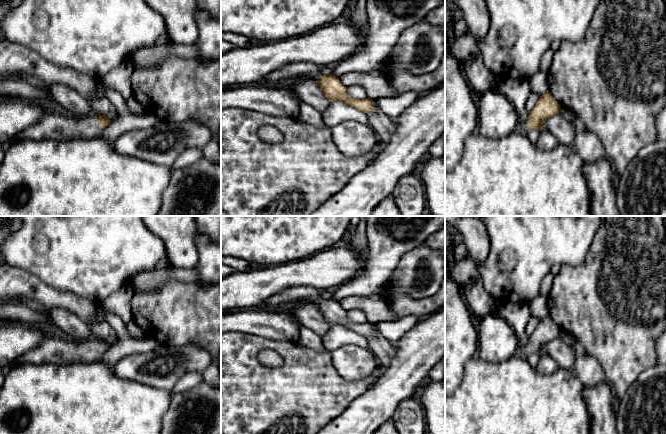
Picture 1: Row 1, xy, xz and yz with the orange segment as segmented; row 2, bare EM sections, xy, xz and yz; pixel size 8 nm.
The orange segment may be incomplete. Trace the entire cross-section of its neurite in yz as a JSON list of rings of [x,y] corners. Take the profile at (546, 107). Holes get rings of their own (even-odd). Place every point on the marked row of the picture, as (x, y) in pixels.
[[[549,91],[540,96],[533,110],[529,113],[526,122],[517,124],[516,129],[524,136],[528,135],[530,130],[542,129],[544,122],[559,113],[560,104],[554,99]]]

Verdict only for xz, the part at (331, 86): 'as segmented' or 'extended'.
extended

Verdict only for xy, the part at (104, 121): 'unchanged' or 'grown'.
grown

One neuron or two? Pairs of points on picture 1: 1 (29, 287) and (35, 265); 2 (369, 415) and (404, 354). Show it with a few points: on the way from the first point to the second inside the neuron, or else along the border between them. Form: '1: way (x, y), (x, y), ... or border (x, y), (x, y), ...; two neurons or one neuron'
1: border (10, 265), (24, 268), (52, 287); two neurons
2: way (381, 400), (403, 376), (404, 369); one neuron

